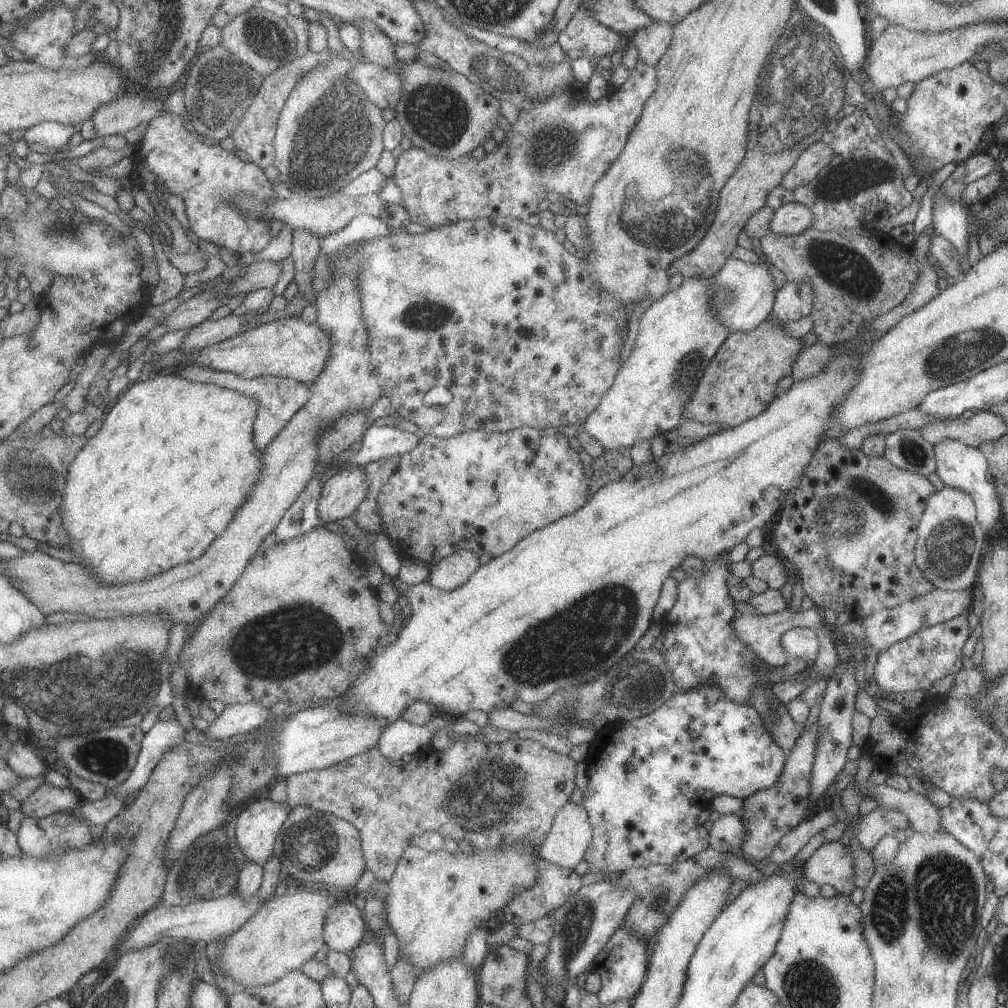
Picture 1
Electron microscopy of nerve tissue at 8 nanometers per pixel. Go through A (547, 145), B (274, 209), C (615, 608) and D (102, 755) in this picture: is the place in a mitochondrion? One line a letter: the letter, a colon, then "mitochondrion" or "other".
A: mitochondrion
B: other
C: mitochondrion
D: mitochondrion

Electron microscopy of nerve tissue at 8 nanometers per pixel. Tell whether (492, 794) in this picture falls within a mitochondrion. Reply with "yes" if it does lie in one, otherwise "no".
yes

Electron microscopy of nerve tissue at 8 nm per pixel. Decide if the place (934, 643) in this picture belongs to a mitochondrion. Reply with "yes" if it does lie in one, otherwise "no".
no

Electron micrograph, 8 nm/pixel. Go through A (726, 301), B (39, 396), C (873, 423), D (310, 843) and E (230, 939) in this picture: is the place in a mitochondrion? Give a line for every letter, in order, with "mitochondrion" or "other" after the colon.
A: mitochondrion
B: other
C: other
D: mitochondrion
E: other

